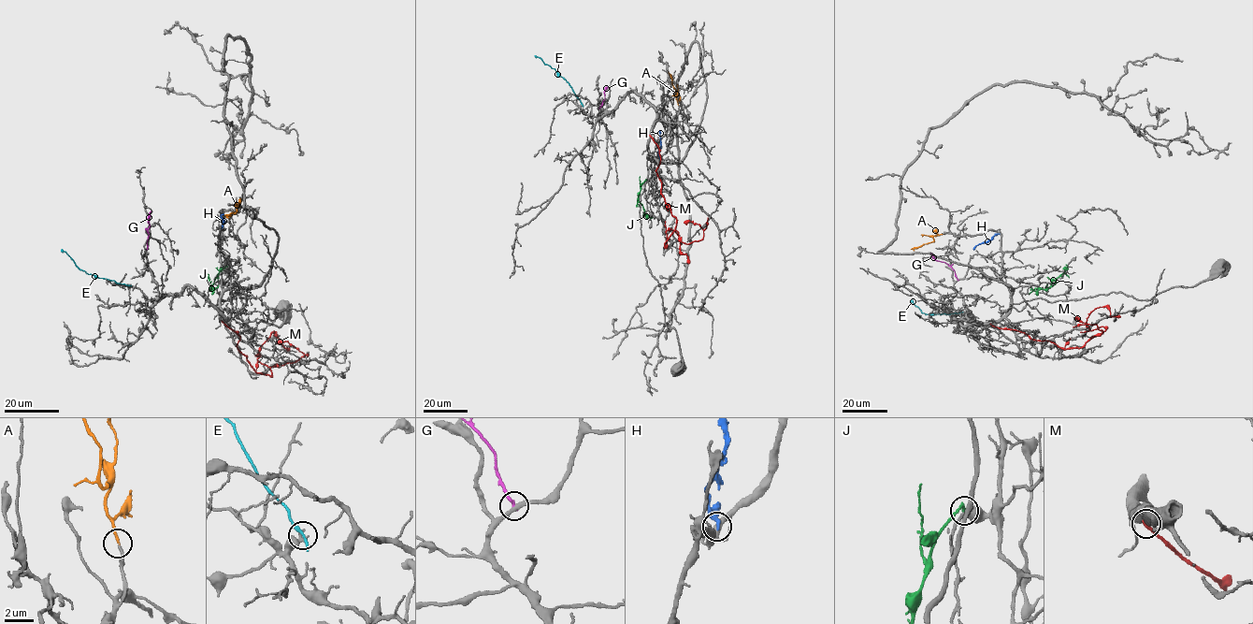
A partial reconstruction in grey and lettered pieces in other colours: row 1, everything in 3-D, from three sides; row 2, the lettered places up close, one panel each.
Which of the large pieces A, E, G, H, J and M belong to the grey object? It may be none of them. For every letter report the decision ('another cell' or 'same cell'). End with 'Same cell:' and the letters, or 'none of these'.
A: same cell
E: another cell
G: another cell
H: another cell
J: another cell
M: another cell
Same cell: A

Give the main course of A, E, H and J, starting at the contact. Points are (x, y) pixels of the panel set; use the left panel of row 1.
A: (239, 206), (237, 206), (236, 212), (224, 215)
E: (130, 285), (89, 274), (61, 250)
H: (223, 214), (221, 228)
J: (218, 285), (213, 289), (210, 287), (220, 270), (227, 266)

